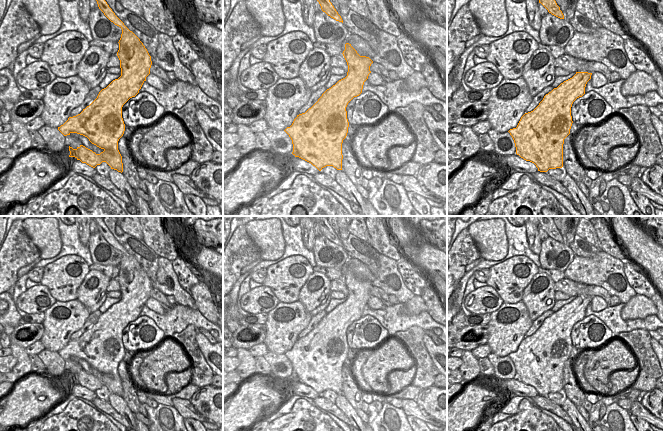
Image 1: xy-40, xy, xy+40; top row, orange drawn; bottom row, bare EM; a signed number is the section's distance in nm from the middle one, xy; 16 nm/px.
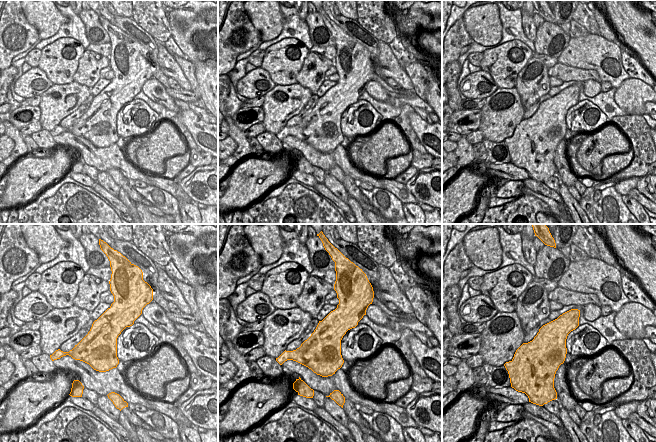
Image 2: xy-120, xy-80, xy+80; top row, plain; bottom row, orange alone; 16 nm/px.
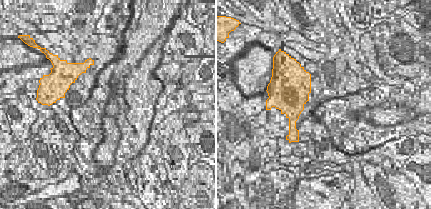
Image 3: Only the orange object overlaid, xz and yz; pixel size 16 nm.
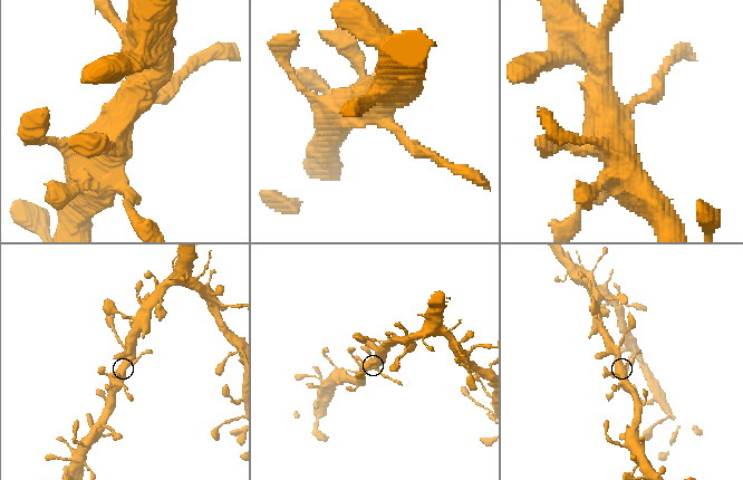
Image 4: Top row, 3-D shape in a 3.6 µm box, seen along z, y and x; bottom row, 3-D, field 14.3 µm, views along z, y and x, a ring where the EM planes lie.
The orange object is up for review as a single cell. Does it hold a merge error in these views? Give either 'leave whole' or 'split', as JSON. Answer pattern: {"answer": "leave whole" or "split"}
{"answer": "leave whole"}

